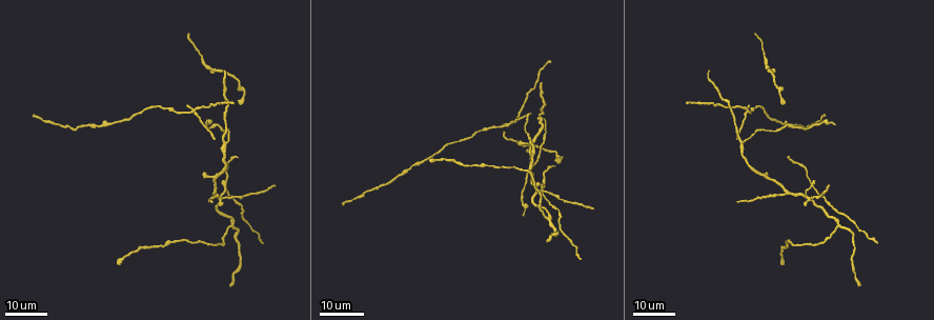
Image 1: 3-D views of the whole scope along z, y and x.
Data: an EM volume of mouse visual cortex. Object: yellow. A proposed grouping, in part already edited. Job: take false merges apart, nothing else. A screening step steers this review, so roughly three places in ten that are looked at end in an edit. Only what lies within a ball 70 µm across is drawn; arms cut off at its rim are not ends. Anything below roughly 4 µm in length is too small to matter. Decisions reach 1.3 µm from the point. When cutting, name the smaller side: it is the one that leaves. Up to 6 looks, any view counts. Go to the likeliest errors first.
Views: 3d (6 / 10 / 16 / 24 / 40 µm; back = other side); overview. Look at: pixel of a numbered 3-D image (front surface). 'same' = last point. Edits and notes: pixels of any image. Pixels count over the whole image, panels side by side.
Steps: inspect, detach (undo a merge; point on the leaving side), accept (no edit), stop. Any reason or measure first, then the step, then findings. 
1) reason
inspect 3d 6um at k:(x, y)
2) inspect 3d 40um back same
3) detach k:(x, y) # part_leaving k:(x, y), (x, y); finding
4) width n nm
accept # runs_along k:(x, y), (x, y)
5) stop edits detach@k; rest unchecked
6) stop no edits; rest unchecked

four or more arms meet
inspect 3d 16um at 1:(813, 185)

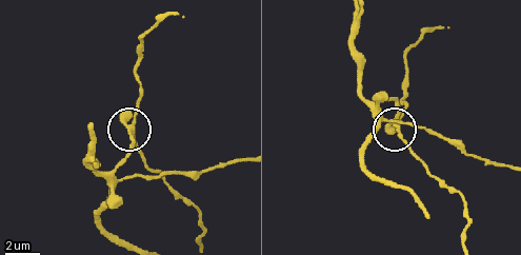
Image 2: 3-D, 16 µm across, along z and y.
inspect 3d 6um at 2:(395, 123)

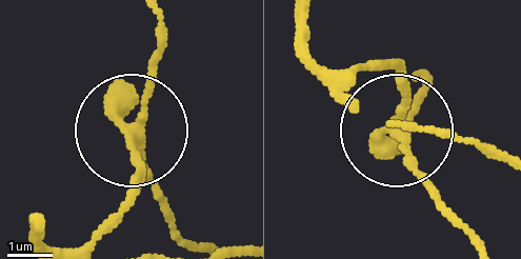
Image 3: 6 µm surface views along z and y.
arms 4
detach 3:(415, 174) # part_leaving 3:(136, 131), (154, 195), (196, 244); two neurons meet here

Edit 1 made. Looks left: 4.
four arms meet
inspect 3d 24um at 1:(747, 109)

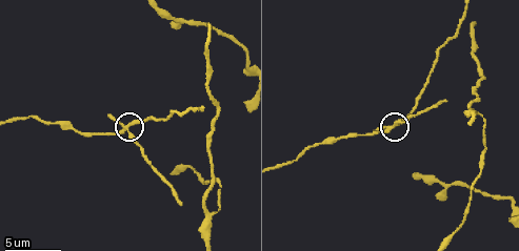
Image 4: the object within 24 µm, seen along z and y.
inspect 3d 6um at 4:(125, 129)

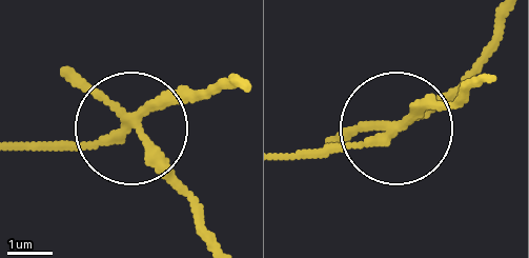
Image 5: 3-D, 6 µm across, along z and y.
arms 4
detach 5:(73, 80) # part_leaving 5:(129, 126), (190, 202), (201, 236); two neurons meet here

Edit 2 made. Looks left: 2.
branch point
inspect 3d 16um at 1:(529, 164)

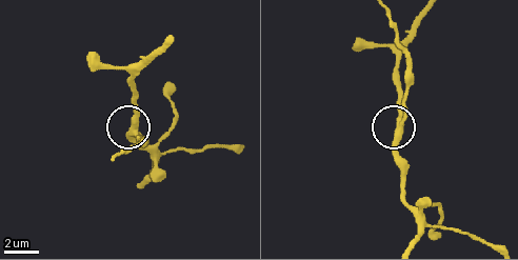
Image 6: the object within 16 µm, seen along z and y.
inspect 3d 6um at 6:(401, 127)

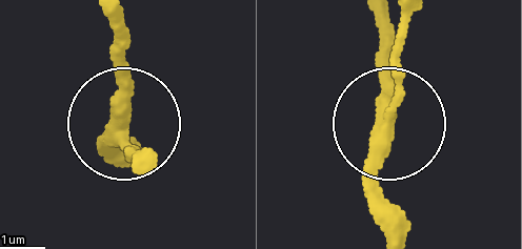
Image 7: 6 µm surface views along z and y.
side_arm 13 um
accept # runs_along 7:(114, 16), (114, 106), (136, 151); one neuron here

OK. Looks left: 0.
stop edits detach@3, detach@5; rest unchecked

